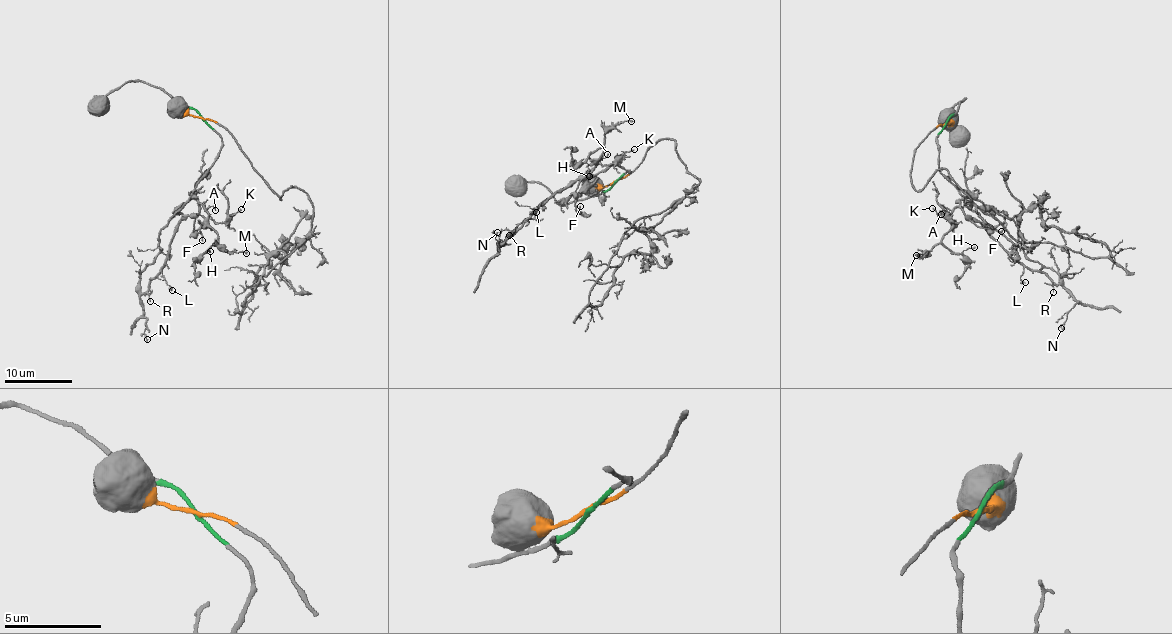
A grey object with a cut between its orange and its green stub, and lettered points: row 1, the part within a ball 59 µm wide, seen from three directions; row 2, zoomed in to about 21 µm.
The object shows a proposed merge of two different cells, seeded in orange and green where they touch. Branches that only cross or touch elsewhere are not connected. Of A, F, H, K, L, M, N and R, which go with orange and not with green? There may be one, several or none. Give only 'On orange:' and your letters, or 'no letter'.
On orange: no letter

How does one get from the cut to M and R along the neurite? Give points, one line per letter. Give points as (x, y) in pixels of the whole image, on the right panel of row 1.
M: (945, 124), (936, 140), (939, 172), (958, 190), (962, 199), (951, 212), (947, 234), (933, 248), (916, 256)
R: (945, 124), (936, 140), (939, 172), (962, 198), (964, 212), (1015, 261), (1046, 274), (1053, 283), (1053, 292)

